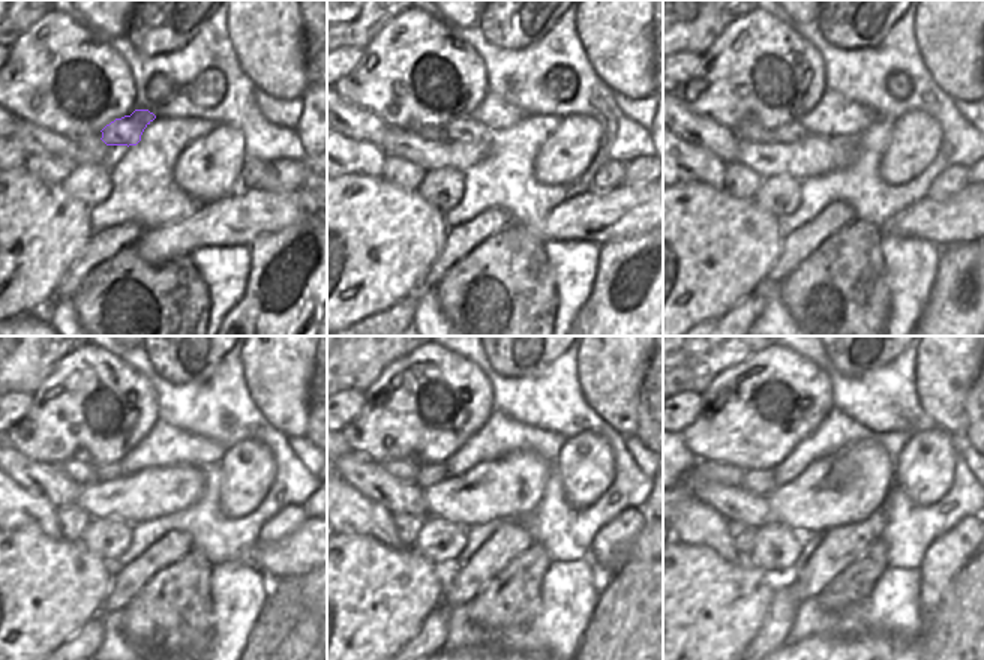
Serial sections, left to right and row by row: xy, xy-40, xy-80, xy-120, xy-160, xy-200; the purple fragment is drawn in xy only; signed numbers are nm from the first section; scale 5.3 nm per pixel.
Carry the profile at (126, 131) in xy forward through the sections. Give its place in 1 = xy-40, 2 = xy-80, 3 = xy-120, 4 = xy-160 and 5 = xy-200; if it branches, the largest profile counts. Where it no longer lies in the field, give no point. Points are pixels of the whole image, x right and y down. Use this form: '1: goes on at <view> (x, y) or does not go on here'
1: goes on at xy-40 (468, 129)
2: goes on at xy-80 (794, 132)
3: goes on at xy-120 (108, 471)
4: goes on at xy-160 (429, 474)
5: goes on at xy-200 (761, 482)

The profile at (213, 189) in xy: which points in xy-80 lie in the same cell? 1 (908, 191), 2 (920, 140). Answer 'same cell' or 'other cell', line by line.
1: other cell
2: same cell

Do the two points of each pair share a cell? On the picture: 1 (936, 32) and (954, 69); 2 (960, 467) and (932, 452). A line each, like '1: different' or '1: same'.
1: same
2: different

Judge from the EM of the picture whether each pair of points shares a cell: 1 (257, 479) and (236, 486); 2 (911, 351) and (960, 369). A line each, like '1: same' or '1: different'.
1: same
2: different

